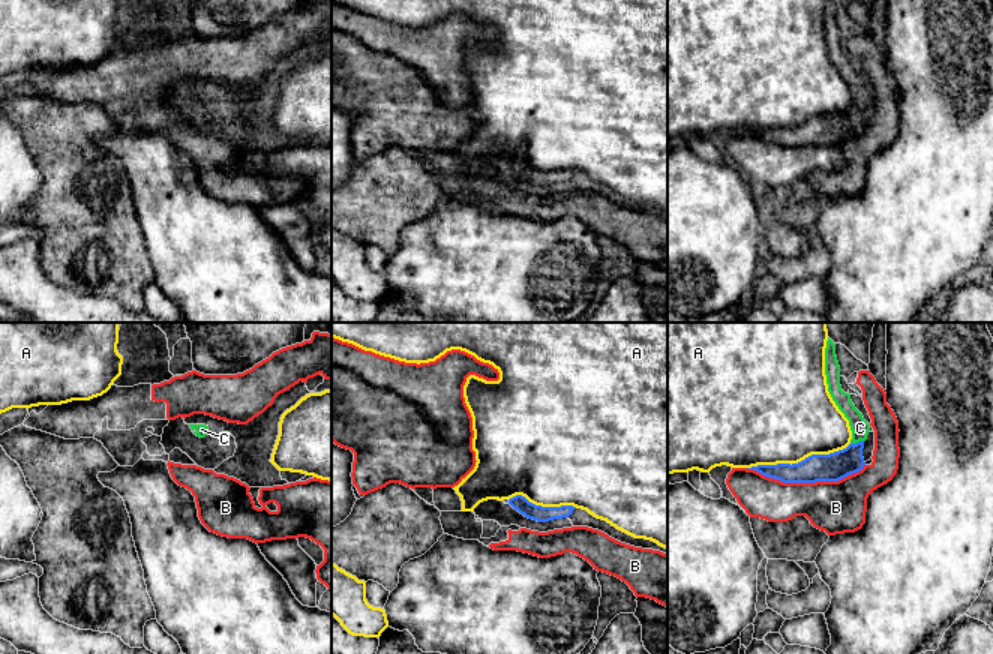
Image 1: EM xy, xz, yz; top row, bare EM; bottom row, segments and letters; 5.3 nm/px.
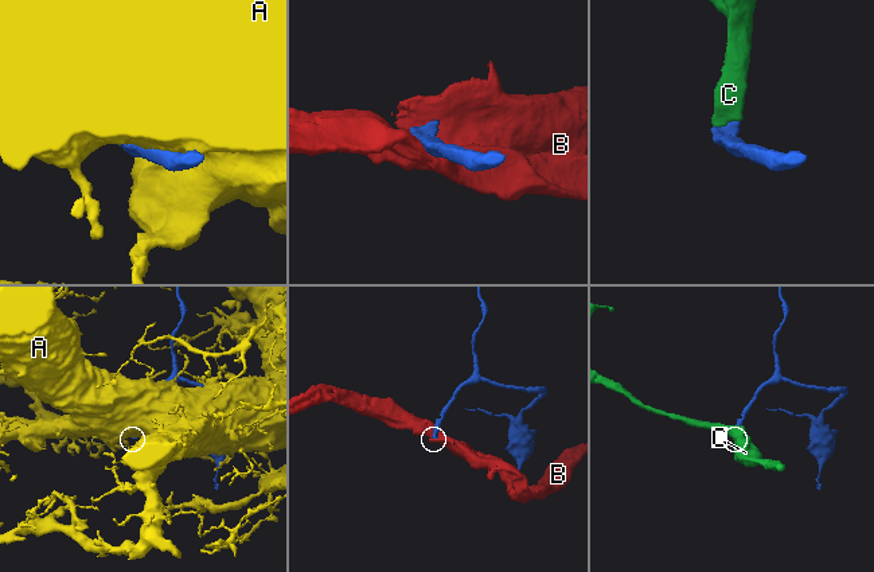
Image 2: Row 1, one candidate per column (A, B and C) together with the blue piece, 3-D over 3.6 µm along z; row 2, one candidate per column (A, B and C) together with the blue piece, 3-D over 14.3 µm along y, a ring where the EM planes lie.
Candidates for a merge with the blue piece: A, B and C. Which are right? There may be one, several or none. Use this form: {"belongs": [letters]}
{"belongs": ["C"]}

